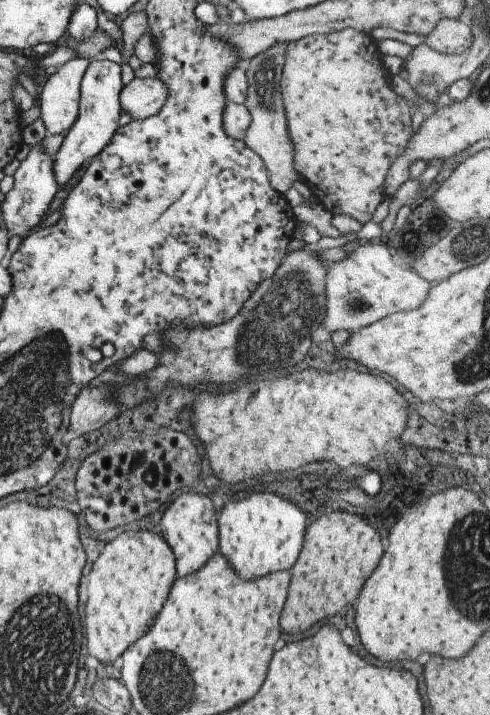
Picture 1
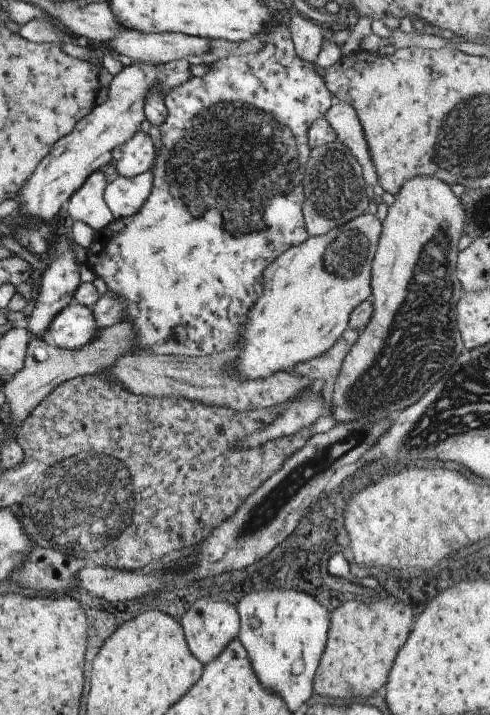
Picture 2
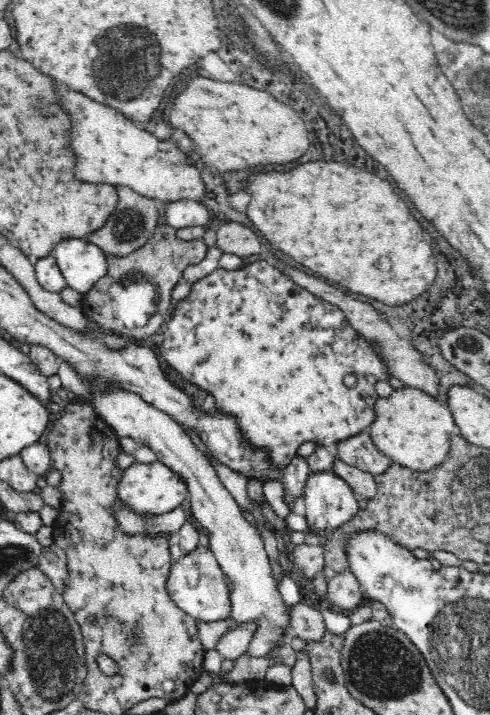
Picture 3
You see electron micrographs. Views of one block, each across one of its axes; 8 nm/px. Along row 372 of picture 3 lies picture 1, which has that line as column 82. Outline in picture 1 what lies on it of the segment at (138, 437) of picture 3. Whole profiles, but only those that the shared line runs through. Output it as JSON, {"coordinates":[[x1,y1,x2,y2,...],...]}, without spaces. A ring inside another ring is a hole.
{"coordinates":[[88,58,71,59,48,78,40,96,41,118,47,134,66,134,76,122,80,82,90,62]]}

